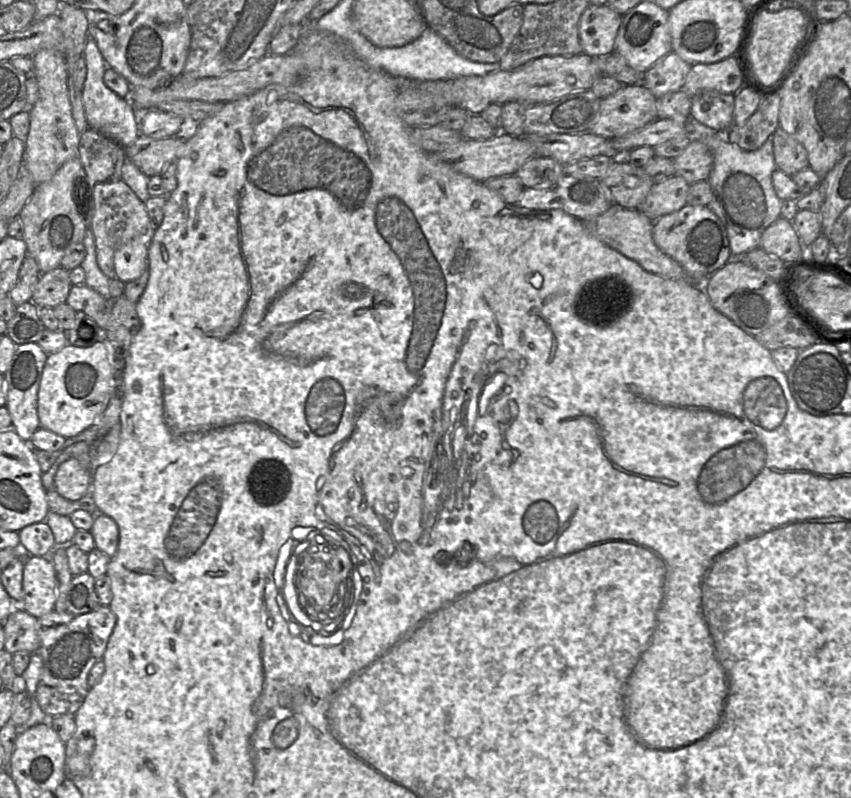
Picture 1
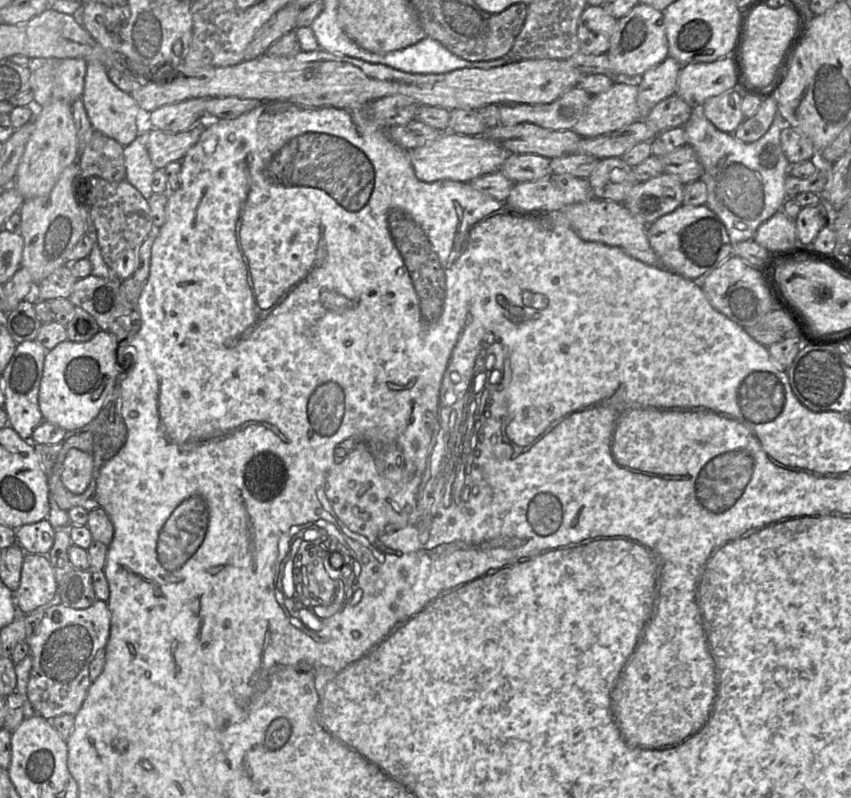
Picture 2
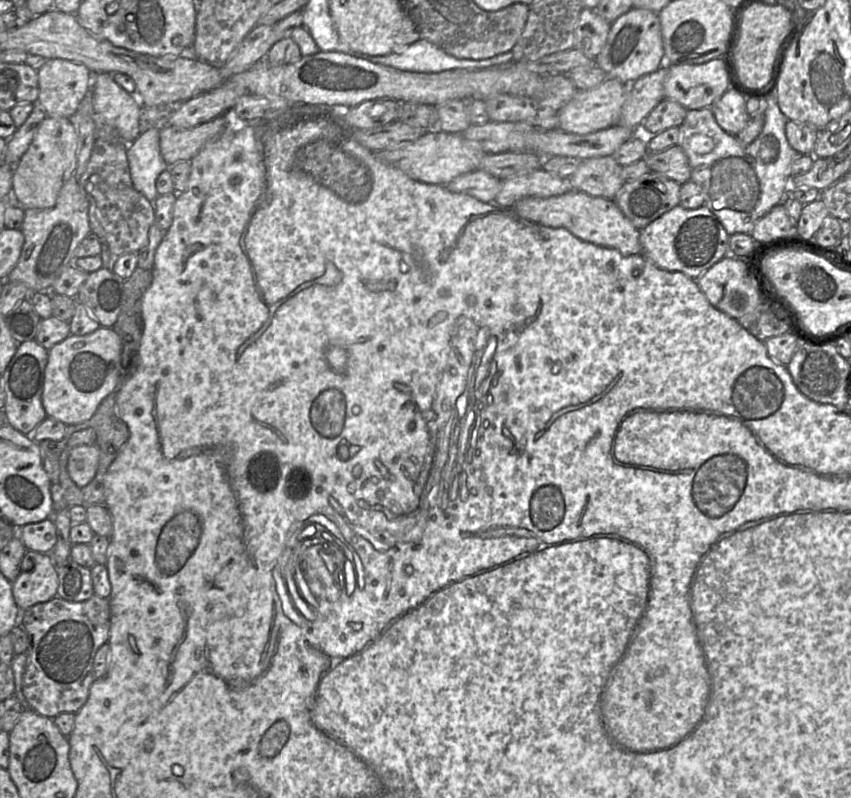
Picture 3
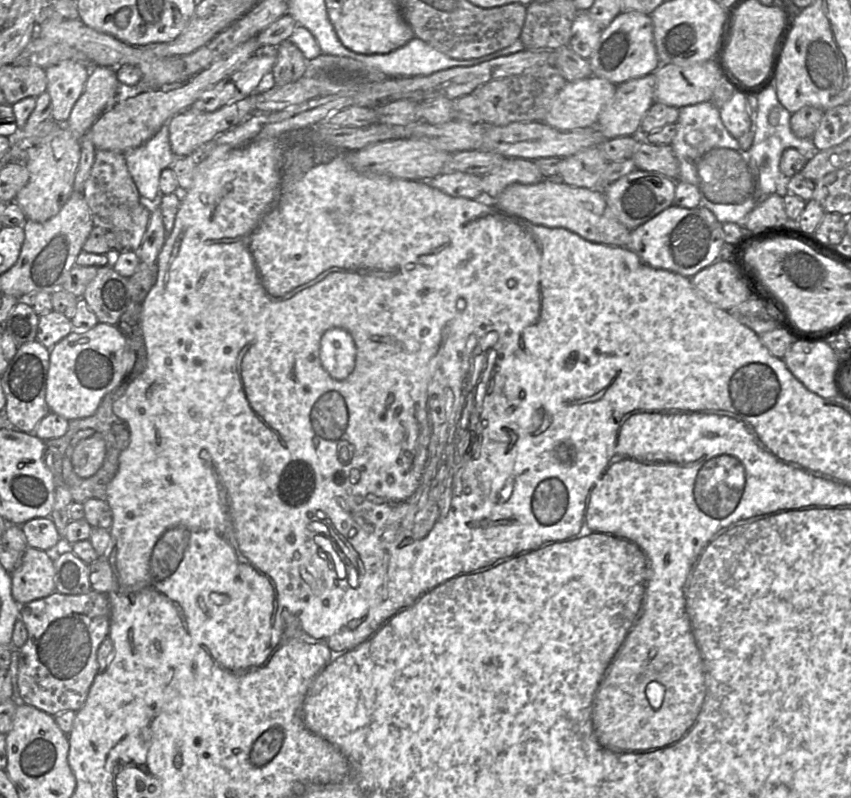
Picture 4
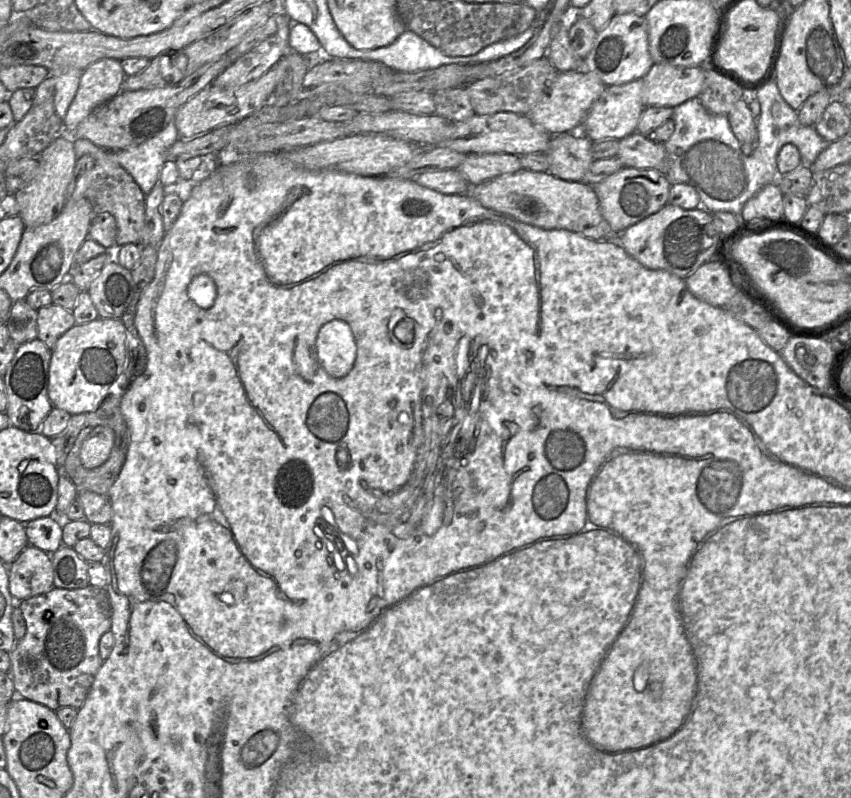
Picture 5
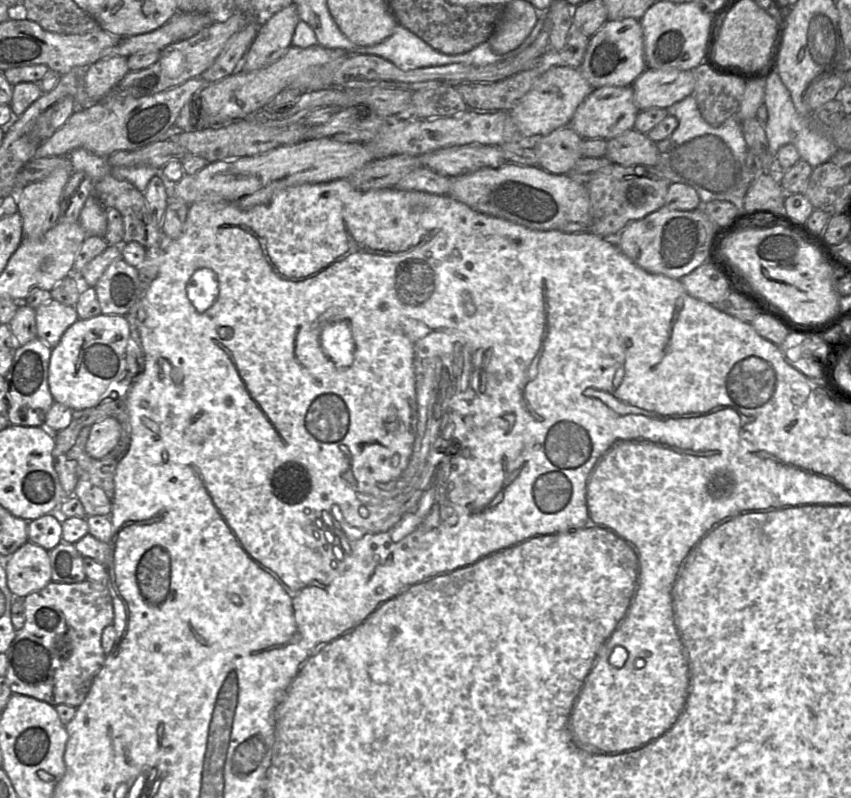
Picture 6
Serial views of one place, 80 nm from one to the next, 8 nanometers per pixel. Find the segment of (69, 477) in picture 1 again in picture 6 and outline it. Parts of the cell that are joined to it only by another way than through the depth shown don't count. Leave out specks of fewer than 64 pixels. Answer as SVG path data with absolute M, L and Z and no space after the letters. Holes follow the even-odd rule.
M111 417L105 418L91 426L86 452L94 459L102 459L116 447L120 436L119 422Z

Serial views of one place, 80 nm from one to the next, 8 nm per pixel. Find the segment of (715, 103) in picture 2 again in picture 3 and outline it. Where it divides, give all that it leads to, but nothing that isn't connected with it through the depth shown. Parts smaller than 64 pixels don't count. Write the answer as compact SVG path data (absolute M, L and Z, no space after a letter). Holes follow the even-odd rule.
M729 88L711 106L716 122L730 135L736 136L750 119L746 111L746 100L747 98Z

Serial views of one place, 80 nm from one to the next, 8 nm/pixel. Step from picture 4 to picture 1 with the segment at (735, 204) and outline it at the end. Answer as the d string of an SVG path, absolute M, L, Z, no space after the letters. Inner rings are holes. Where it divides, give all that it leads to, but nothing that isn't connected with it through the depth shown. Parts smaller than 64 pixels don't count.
M695 120L687 122L687 135L692 140L702 141L713 154L713 167L708 177L712 191L712 199L707 205L723 223L731 254L746 254L752 249L760 247L760 238L764 230L781 217L782 200L777 196L772 184L772 173L777 169L773 153L772 136L755 151L745 151L739 146L730 143L724 133L714 131Z

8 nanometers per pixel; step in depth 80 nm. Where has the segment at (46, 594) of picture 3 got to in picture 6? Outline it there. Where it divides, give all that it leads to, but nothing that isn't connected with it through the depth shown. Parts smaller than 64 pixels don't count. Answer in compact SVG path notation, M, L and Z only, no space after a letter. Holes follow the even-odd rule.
M30 541L4 559L7 586L15 598L44 588L51 579L49 552Z

